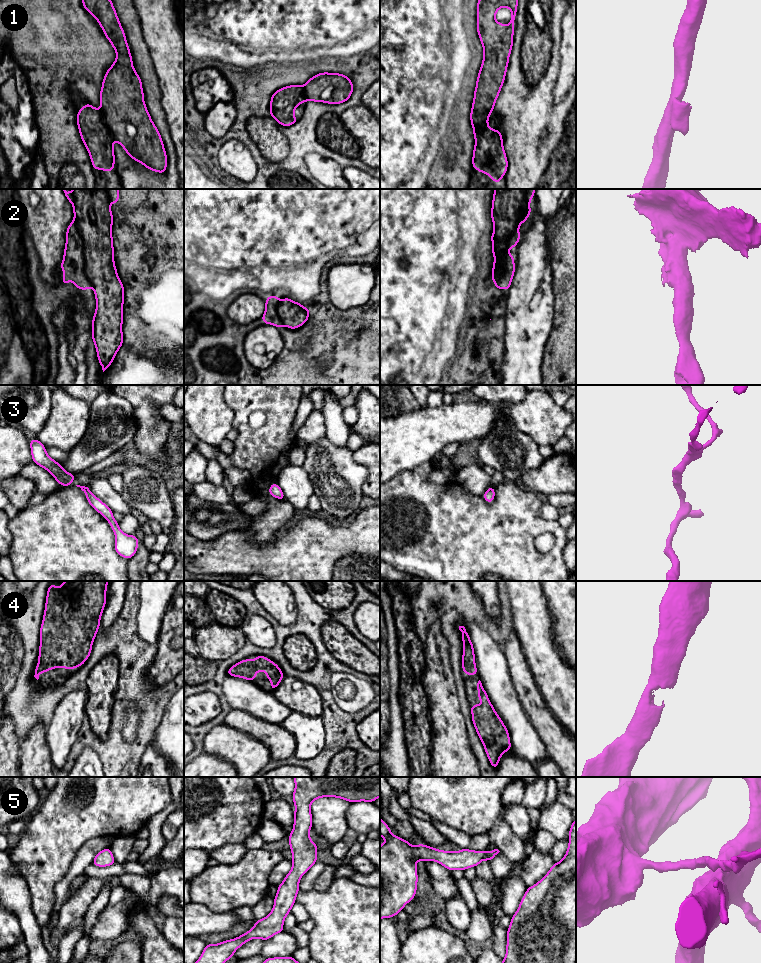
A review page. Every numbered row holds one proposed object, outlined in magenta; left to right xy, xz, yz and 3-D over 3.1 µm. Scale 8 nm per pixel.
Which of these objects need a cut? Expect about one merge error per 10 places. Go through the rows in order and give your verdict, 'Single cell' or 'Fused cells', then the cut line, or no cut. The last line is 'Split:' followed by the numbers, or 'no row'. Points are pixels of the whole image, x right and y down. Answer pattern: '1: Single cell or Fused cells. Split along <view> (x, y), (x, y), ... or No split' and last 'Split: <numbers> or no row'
1: Fused cells. Split along xy (100, 111), (103, 121), (114, 139)
2: Single cell. No split
3: Single cell. No split
4: Single cell. No split
5: Single cell. No split
Split: 1

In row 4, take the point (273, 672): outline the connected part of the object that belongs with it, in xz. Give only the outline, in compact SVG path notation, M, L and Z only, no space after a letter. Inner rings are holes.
M263 655L257 656L254 660L239 661L227 670L227 675L253 681L256 679L256 673L262 670L266 671L266 678L271 681L271 691L275 690L285 677L279 666Z

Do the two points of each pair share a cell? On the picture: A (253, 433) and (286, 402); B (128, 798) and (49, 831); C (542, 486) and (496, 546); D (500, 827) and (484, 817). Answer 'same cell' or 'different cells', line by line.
A: same cell
B: same cell
C: different cells
D: different cells

